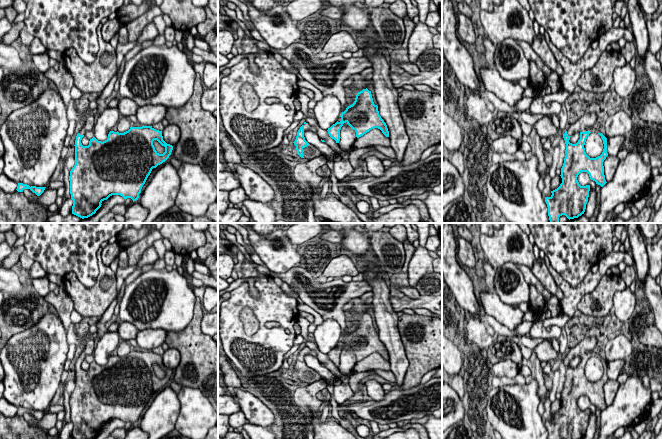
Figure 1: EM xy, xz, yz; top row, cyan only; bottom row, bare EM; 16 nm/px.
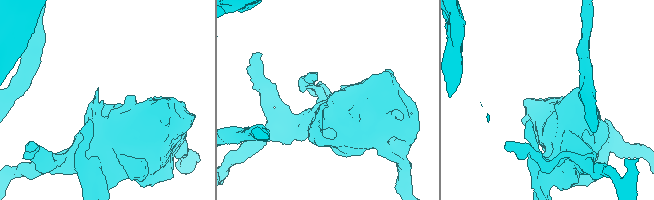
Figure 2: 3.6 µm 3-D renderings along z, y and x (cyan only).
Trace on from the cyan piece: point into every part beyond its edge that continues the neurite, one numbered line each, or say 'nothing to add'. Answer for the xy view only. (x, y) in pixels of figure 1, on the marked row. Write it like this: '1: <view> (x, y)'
1: xy (89, 124)

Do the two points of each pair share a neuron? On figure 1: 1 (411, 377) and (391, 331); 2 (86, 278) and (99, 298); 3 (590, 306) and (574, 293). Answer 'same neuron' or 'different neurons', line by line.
1: different neurons
2: different neurons
3: different neurons

